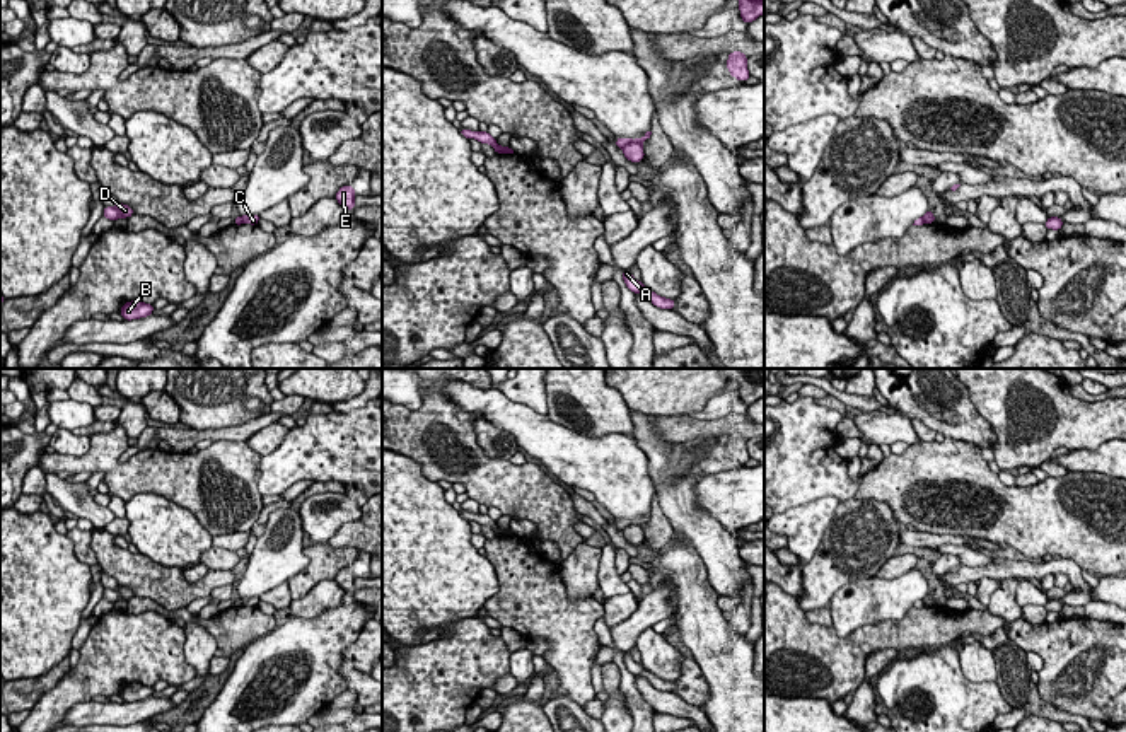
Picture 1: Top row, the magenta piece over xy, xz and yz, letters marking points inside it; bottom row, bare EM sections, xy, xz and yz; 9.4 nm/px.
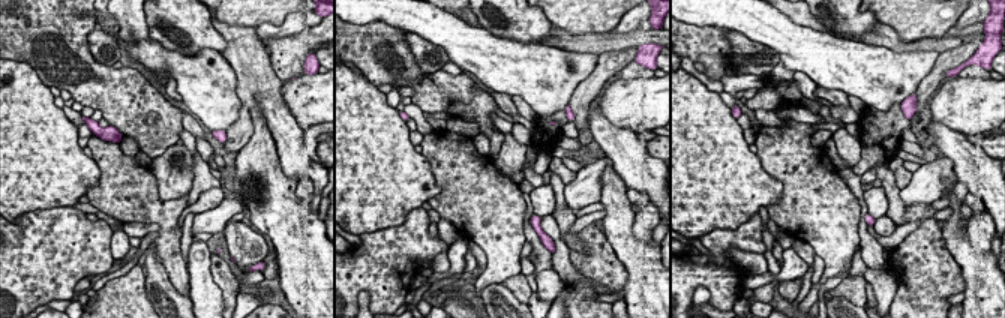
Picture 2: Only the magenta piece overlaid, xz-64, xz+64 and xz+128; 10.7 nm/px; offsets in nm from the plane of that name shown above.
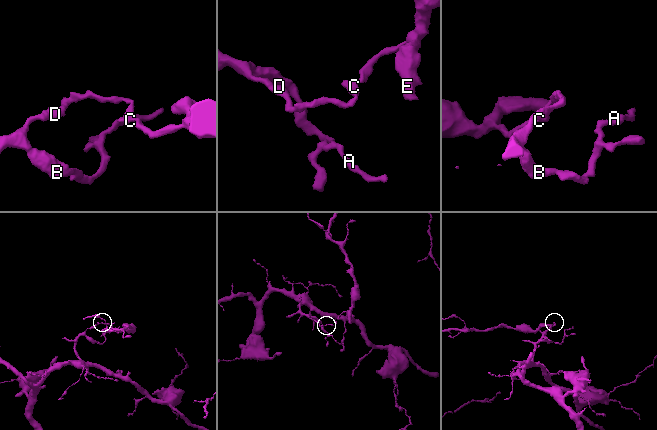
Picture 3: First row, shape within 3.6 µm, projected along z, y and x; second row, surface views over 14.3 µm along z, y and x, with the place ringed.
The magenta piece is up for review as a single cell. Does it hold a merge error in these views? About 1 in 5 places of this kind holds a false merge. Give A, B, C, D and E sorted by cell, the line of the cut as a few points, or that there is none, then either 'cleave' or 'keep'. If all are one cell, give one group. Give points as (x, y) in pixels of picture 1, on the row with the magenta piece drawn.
A B C D / E | xz (640, 142), (630, 142), (621, 147) | cleave

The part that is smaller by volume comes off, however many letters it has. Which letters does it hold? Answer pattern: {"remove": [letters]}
{"remove": ["E"]}

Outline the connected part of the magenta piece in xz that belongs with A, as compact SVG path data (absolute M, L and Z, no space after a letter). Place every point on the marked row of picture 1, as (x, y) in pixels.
M623 270L623 280L626 283L626 287L633 292L633 293L643 293L648 297L648 300L660 309L674 309L676 307L676 300L672 299L664 299L660 295L657 295L655 292L648 290L641 282L636 282L631 275L630 270Z

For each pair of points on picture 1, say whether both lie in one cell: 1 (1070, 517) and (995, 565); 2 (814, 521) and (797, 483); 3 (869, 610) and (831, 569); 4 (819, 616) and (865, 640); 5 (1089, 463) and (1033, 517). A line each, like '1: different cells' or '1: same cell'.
1: different cells
2: different cells
3: different cells
4: different cells
5: different cells

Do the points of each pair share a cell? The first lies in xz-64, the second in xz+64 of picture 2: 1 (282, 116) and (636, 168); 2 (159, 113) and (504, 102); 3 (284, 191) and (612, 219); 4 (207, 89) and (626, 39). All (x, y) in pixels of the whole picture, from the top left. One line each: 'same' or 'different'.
1: same
2: different
3: same
4: different

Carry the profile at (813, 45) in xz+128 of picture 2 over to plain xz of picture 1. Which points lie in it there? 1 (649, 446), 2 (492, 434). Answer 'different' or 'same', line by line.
1: different
2: different

